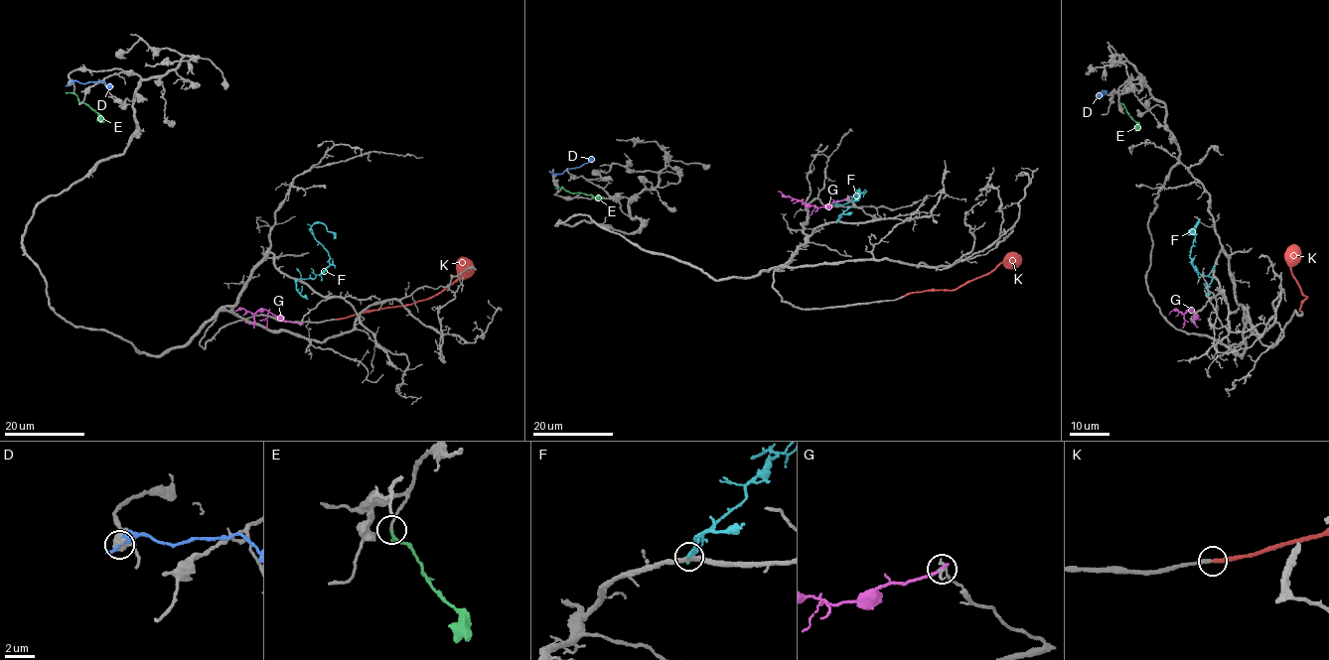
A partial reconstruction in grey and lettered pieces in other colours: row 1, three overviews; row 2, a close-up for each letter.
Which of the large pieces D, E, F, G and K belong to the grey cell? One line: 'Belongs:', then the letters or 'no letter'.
Belongs: E, K

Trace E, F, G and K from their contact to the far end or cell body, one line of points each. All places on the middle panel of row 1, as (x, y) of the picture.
E: (562, 187), (570, 193), (603, 198)
F: (837, 220), (861, 193), (835, 201), (847, 203), (859, 188)
G: (847, 198), (822, 207), (804, 204), (778, 191)
K: (903, 296), (926, 290), (957, 290), (988, 275), (1004, 260), (1014, 261)

